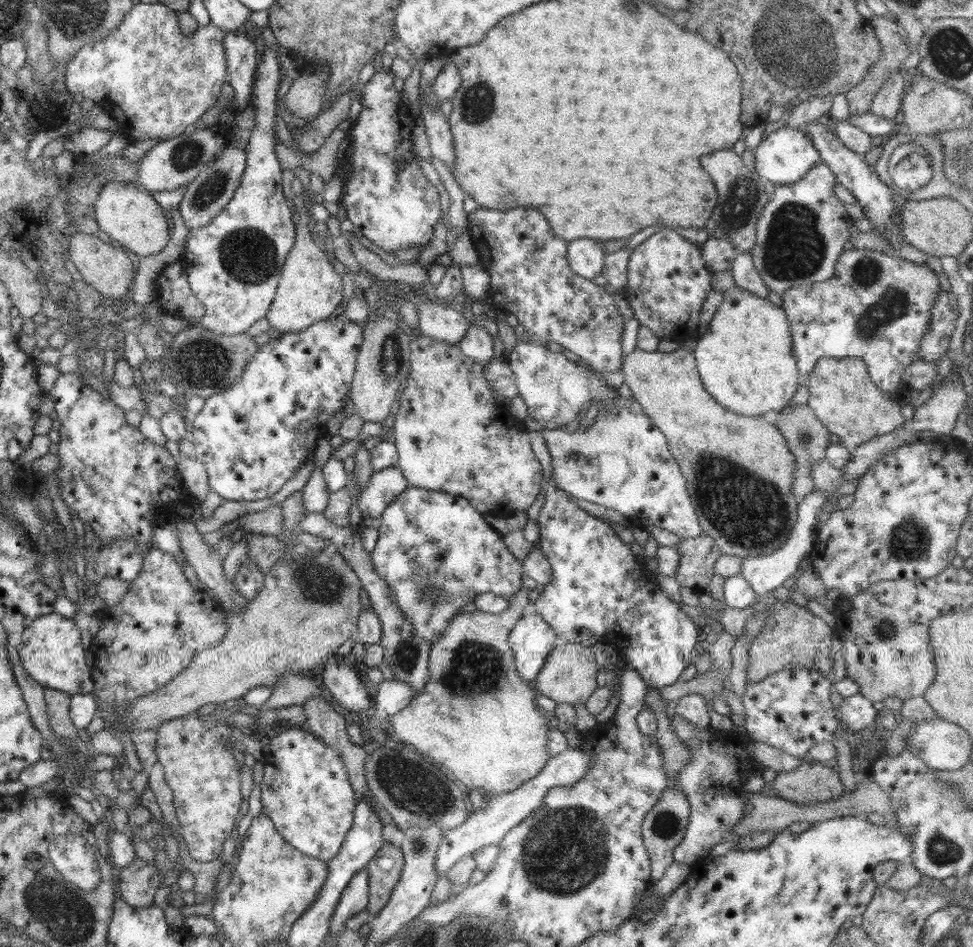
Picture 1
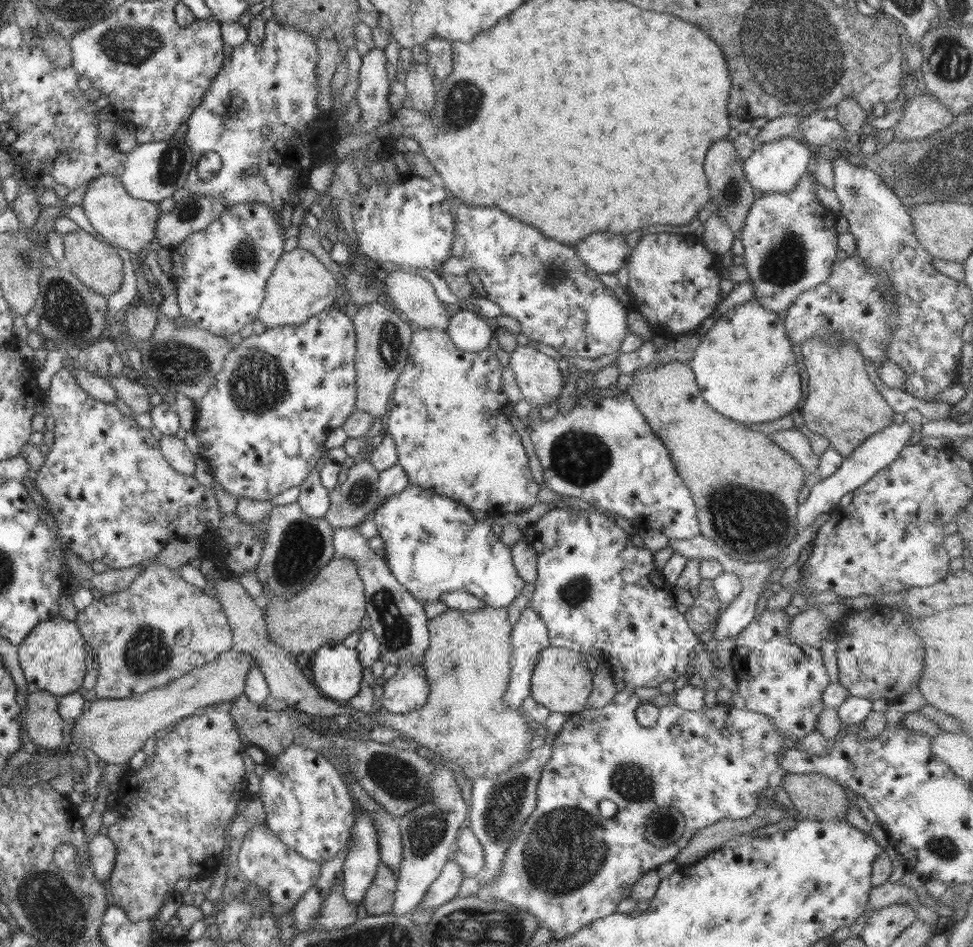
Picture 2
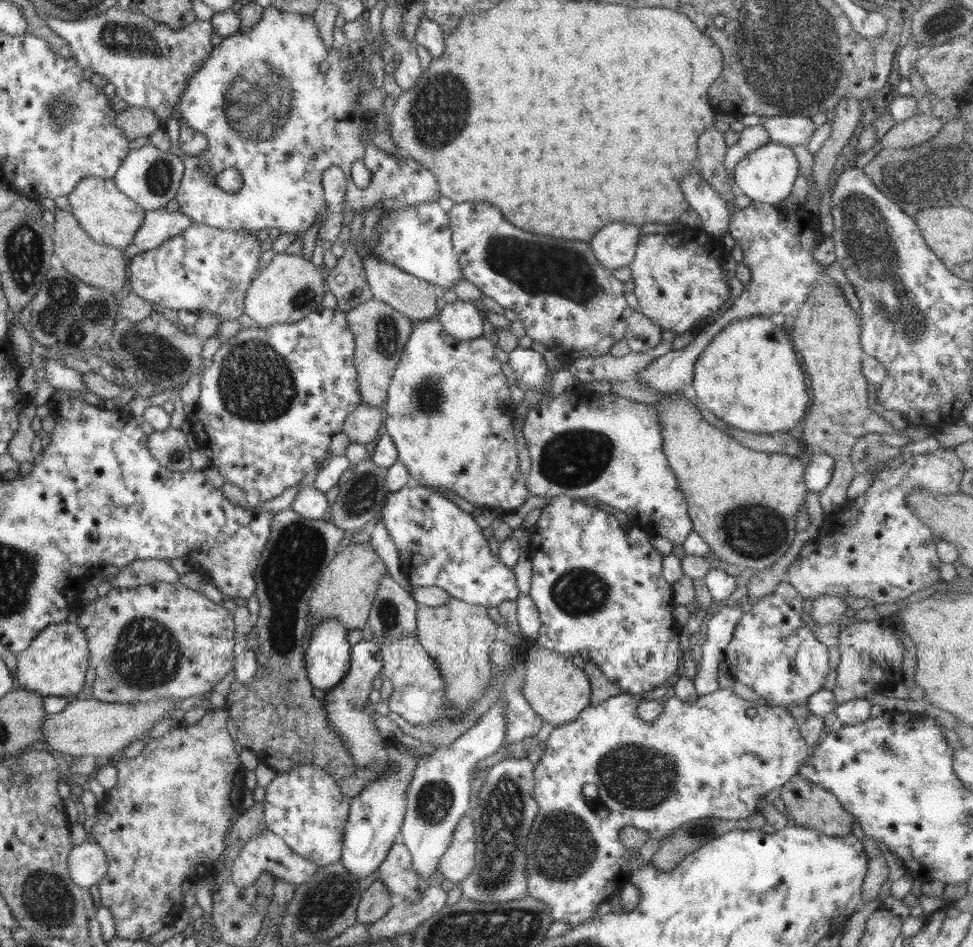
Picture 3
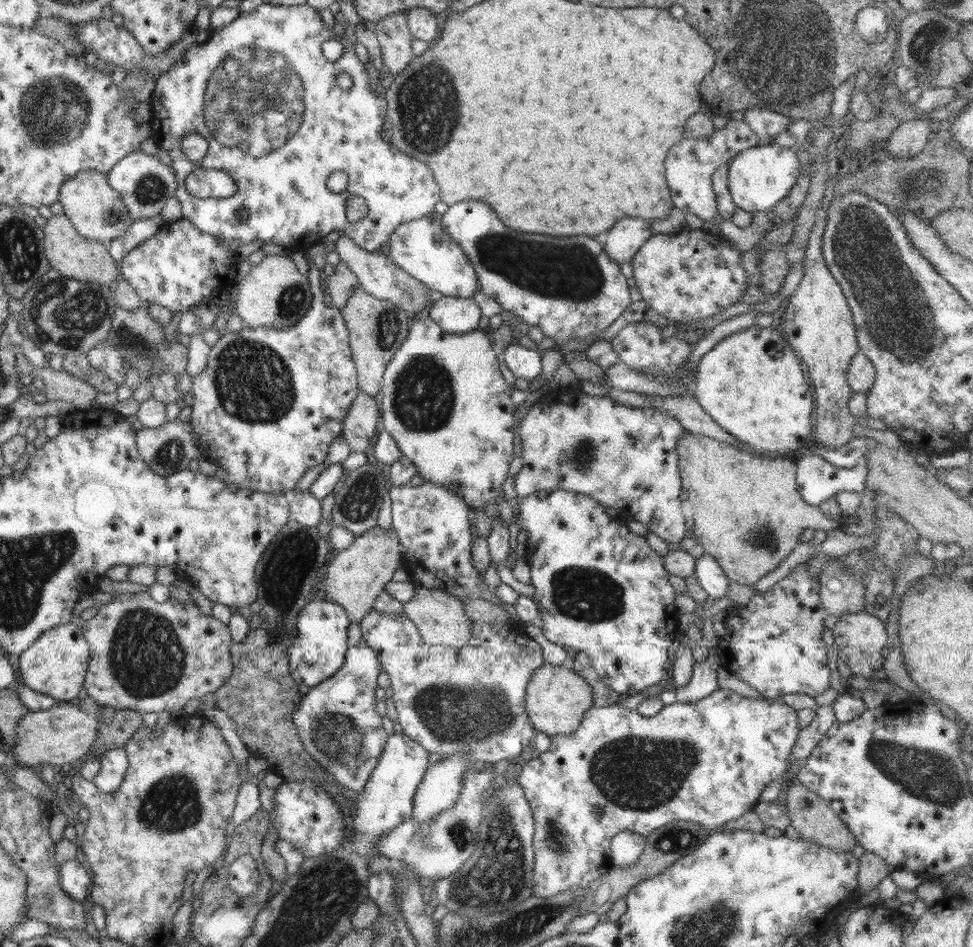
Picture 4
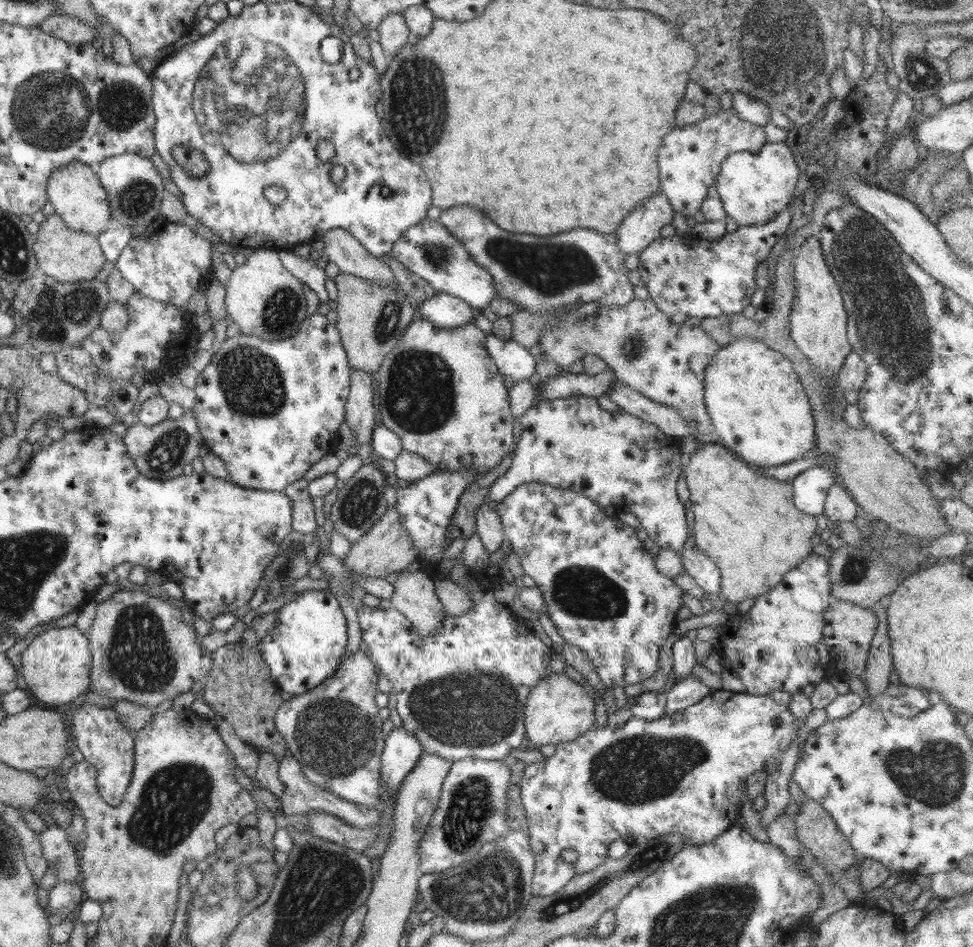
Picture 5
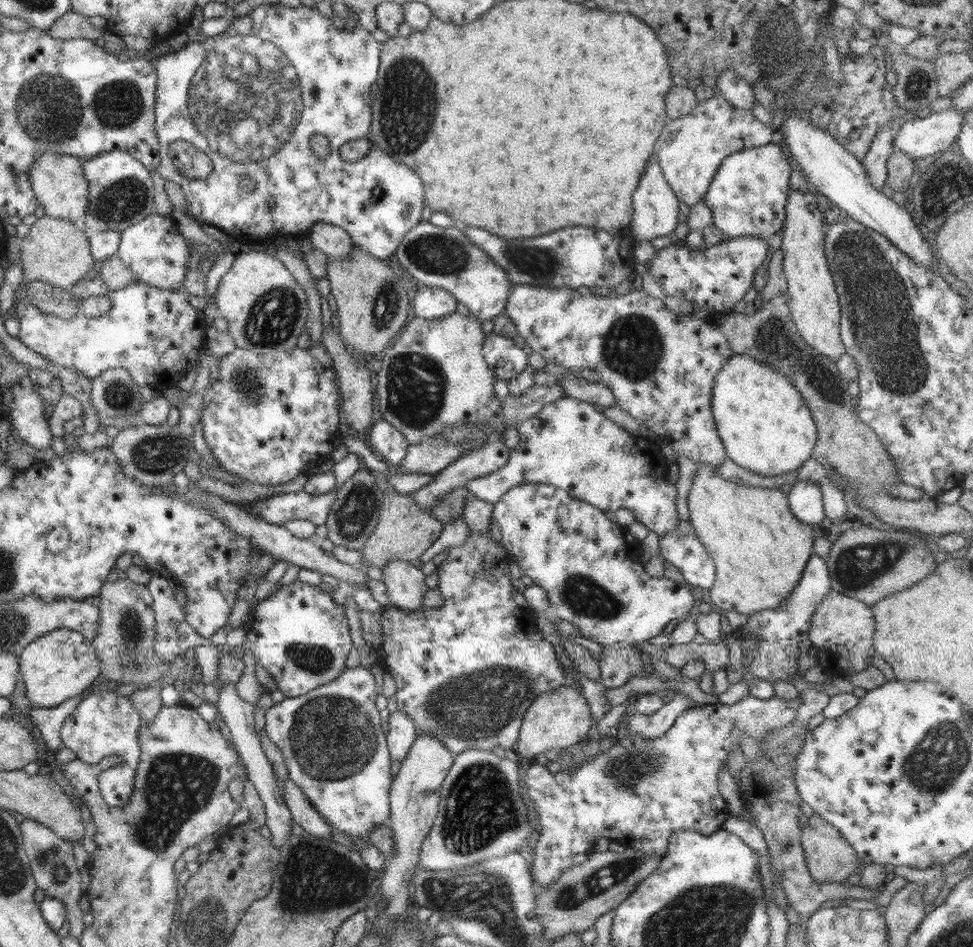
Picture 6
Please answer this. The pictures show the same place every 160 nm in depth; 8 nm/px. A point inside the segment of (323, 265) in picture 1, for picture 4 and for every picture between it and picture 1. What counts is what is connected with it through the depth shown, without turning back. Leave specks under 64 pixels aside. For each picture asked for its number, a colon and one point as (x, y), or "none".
2: (299, 287)
3: (289, 287)
4: (274, 293)

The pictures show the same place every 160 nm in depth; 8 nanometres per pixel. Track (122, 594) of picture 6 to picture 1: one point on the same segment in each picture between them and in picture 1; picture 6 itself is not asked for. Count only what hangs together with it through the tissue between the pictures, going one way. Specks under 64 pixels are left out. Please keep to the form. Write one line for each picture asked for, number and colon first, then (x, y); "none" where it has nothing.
1: (152, 634)
2: (160, 628)
3: (164, 640)
4: (147, 656)
5: (141, 650)

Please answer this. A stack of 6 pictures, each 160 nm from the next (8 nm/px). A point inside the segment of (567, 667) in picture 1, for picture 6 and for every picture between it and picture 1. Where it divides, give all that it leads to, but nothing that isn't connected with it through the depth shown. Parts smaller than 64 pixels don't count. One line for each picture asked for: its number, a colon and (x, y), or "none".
2: (561, 681)
3: (556, 689)
4: (557, 698)
5: (558, 710)
6: (557, 719)

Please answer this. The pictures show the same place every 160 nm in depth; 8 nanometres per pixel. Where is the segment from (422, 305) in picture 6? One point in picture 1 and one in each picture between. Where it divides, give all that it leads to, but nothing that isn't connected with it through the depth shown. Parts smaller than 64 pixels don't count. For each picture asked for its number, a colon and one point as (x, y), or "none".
1: (477, 343)
2: (467, 330)
3: (460, 319)
4: (455, 315)
5: (444, 310)

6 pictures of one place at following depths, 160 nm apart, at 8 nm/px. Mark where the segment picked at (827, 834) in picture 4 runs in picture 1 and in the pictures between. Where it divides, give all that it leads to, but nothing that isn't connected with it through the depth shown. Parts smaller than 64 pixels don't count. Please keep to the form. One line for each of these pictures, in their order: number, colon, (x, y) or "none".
1: (810, 782)
2: (815, 796)
3: (809, 805)

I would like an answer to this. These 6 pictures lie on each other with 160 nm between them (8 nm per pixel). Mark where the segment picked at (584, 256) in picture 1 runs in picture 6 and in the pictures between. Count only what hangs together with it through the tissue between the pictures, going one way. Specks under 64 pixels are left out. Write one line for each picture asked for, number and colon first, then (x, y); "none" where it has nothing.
2: (602, 252)
3: (614, 246)
4: (622, 242)
5: (642, 226)
6: (655, 207)

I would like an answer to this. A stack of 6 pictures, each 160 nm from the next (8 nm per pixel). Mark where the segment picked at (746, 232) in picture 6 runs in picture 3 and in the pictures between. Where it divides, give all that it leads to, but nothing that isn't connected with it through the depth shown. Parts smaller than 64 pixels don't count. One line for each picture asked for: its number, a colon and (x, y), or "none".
3: (767, 175)
4: (758, 177)
5: (754, 187)

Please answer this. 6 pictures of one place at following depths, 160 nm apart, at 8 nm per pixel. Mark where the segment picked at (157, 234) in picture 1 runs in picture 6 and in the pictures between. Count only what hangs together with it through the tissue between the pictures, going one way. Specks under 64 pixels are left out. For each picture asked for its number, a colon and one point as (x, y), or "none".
2: (121, 220)
3: (106, 214)
4: (96, 210)
5: (78, 197)
6: (58, 181)

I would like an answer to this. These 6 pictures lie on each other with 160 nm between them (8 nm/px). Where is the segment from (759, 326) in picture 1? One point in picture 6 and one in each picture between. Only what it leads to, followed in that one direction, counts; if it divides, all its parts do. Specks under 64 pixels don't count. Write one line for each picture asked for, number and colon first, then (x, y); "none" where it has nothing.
2: (745, 367)
3: (749, 375)
4: (752, 383)
5: (759, 409)
6: (764, 424)

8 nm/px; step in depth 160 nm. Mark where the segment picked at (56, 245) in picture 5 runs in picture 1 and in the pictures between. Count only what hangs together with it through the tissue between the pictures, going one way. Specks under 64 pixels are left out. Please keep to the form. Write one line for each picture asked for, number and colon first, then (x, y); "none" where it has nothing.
1: (104, 265)
2: (93, 261)
3: (99, 265)
4: (74, 256)

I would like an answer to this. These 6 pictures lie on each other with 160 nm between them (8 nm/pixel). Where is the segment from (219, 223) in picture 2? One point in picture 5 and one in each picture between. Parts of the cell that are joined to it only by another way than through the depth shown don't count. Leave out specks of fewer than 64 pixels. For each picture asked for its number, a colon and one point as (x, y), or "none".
3: (203, 270)
4: (179, 267)
5: (169, 262)

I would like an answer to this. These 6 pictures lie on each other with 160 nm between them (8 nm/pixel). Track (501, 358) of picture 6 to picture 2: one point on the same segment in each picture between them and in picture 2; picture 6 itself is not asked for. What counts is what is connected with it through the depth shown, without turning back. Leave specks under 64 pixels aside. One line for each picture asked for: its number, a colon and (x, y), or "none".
2: (538, 377)
3: (530, 367)
4: (522, 358)
5: (514, 361)

